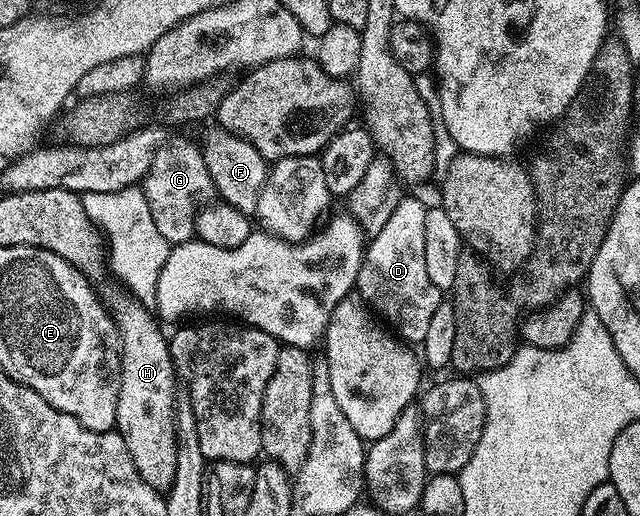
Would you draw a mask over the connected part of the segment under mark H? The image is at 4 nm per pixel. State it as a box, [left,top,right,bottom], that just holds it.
[103,287,179,493]

